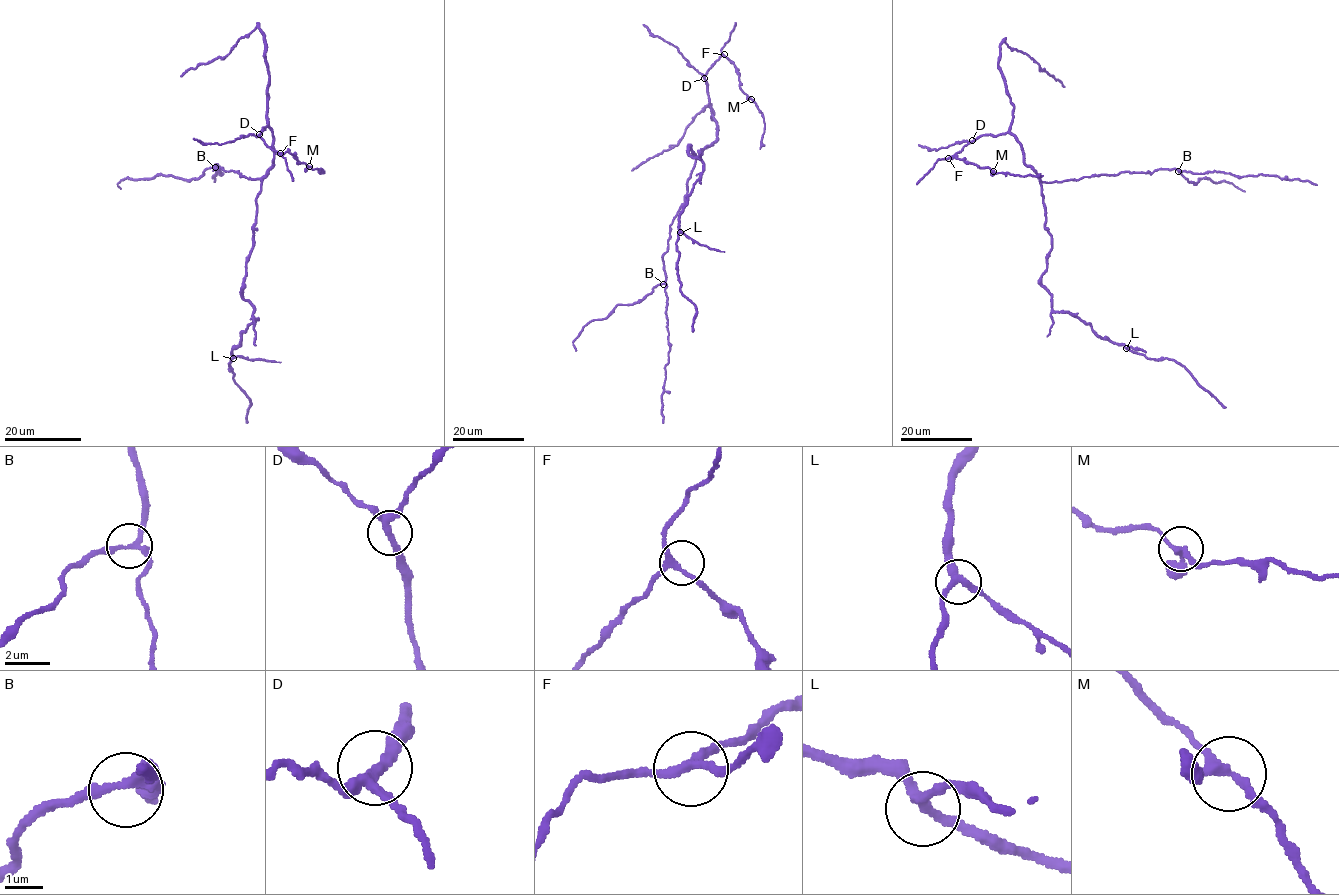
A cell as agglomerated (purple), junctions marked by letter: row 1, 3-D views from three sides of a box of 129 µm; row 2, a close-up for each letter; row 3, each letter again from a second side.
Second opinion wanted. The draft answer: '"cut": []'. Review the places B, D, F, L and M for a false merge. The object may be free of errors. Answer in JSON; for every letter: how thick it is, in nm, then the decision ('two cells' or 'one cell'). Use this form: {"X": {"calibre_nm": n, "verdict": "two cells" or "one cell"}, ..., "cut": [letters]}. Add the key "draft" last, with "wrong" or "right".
{"B": {"calibre_nm": 240, "verdict": "one cell"}, "D": {"calibre_nm": 240, "verdict": "one cell"}, "F": {"calibre_nm": 200, "verdict": "one cell"}, "L": {"calibre_nm": 240, "verdict": "one cell"}, "M": {"calibre_nm": 200, "verdict": "one cell"}, "cut": [], "draft": "right"}

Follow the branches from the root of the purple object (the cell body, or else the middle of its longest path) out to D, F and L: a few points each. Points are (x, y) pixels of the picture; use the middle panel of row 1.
D: (701, 151), (717, 139), (718, 130), (704, 78)
F: (701, 151), (717, 139), (718, 130), (704, 75), (724, 54)
L: (701, 151), (697, 157), (689, 148), (689, 154), (701, 161), (703, 171), (679, 216), (680, 232)

